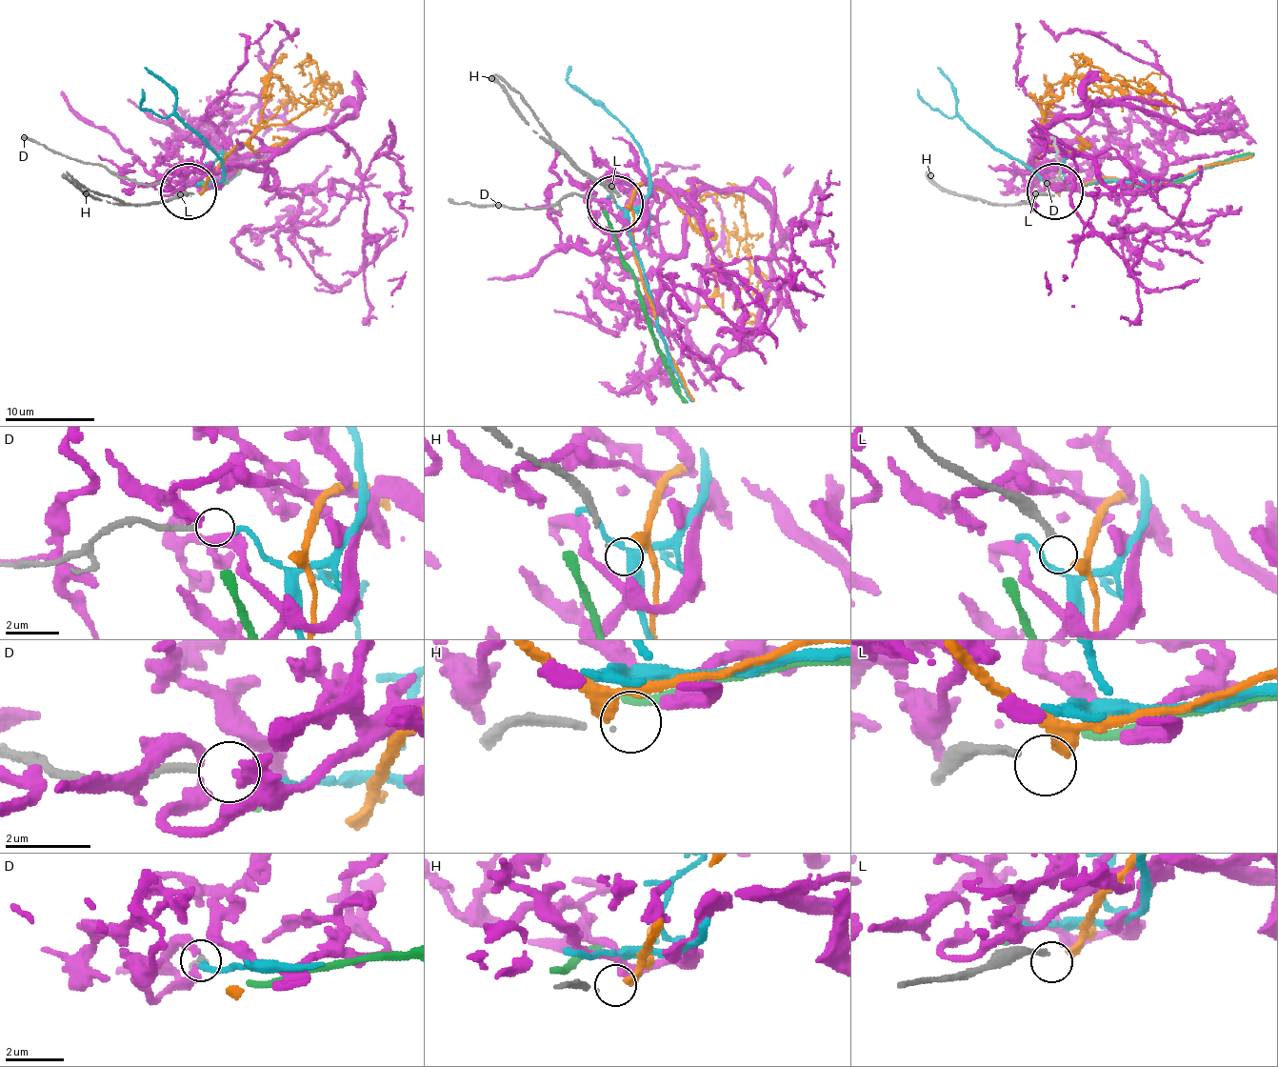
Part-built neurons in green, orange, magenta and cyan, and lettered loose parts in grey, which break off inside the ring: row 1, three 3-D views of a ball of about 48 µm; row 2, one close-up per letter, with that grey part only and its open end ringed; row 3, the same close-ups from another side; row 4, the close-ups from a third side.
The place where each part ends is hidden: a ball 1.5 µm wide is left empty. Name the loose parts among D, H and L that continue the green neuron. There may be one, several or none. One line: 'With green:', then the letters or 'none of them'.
With green: none of them

